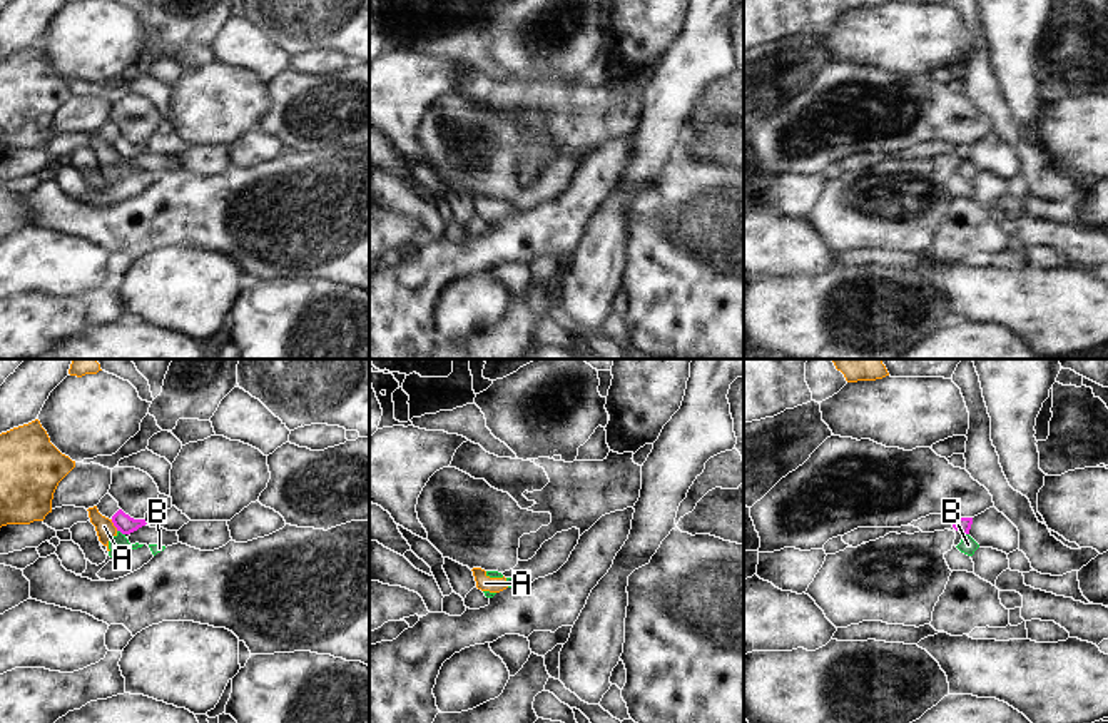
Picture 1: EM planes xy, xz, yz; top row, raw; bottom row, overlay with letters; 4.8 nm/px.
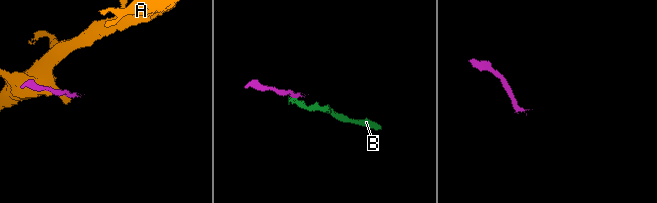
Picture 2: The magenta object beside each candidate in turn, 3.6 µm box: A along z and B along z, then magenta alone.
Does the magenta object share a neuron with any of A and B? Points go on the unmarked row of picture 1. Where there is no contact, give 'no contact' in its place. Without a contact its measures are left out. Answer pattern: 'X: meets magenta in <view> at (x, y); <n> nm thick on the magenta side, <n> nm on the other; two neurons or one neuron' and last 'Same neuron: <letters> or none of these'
A: meets magenta in xy at (114, 151); 90 nm thick on the magenta side, 90 nm on the other; two neurons
B: meets magenta in xy at (121, 157); 90 nm thick on the magenta side, 80 nm on the other; two neurons
Same neuron: none of these

